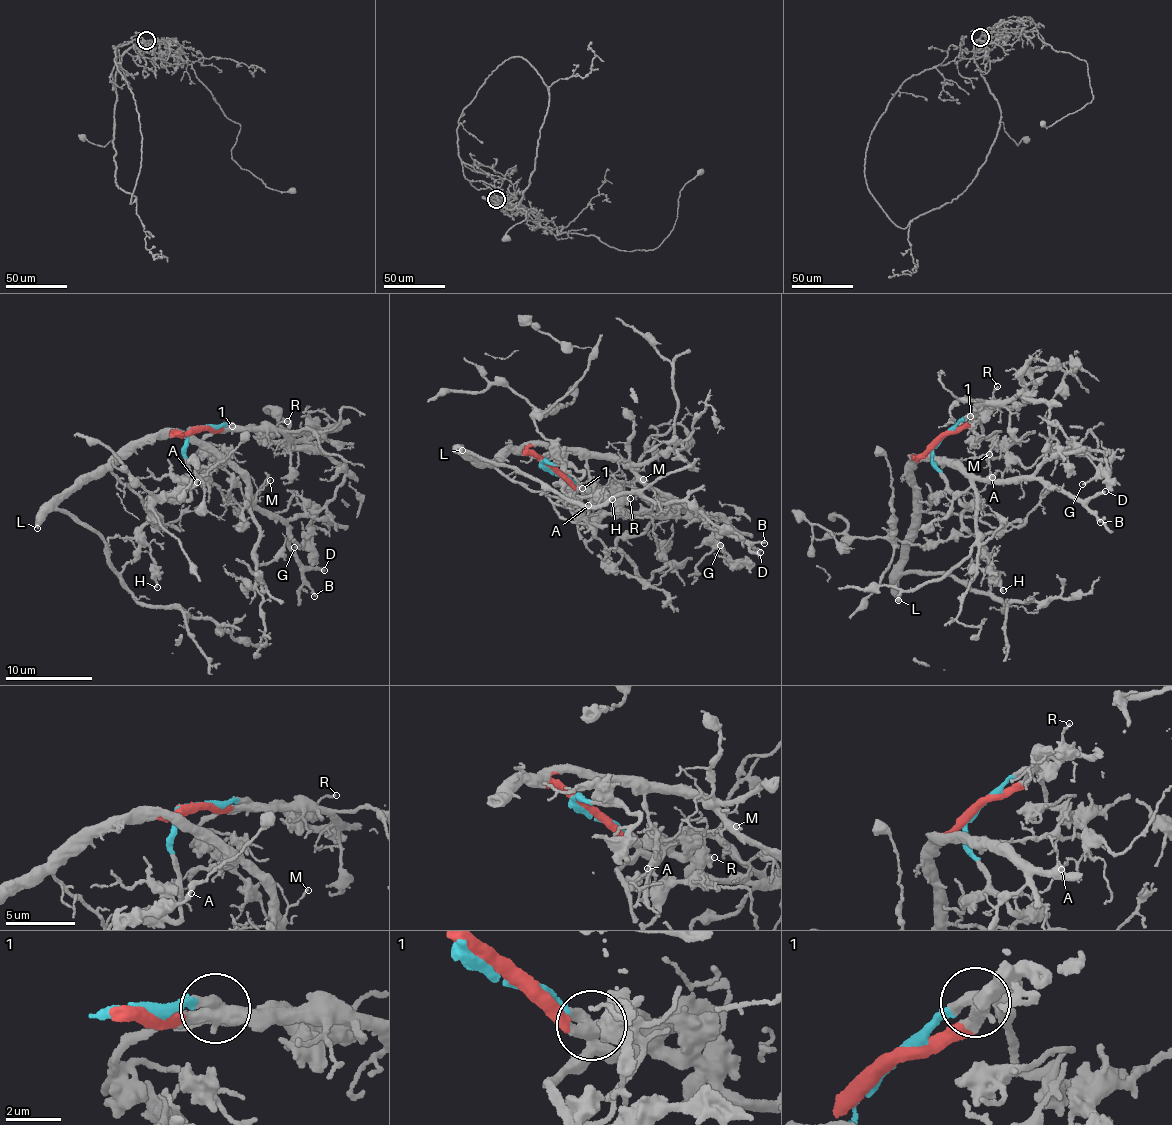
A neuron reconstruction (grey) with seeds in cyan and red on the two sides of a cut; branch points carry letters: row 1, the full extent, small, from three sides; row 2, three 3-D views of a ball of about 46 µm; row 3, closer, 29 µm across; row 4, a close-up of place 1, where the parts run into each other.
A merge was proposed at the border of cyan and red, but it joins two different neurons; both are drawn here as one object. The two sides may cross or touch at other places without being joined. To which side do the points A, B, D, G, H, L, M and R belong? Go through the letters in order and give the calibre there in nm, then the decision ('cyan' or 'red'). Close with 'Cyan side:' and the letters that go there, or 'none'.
A: calibre 120 nm; red
B: calibre 200 nm; red
D: calibre 260 nm; red
G: calibre 180 nm; cyan
H: calibre 200 nm; cyan
L: calibre 400 nm; red
M: calibre 130 nm; red
R: calibre 160 nm; cyan
Cyan side: G, H, R

